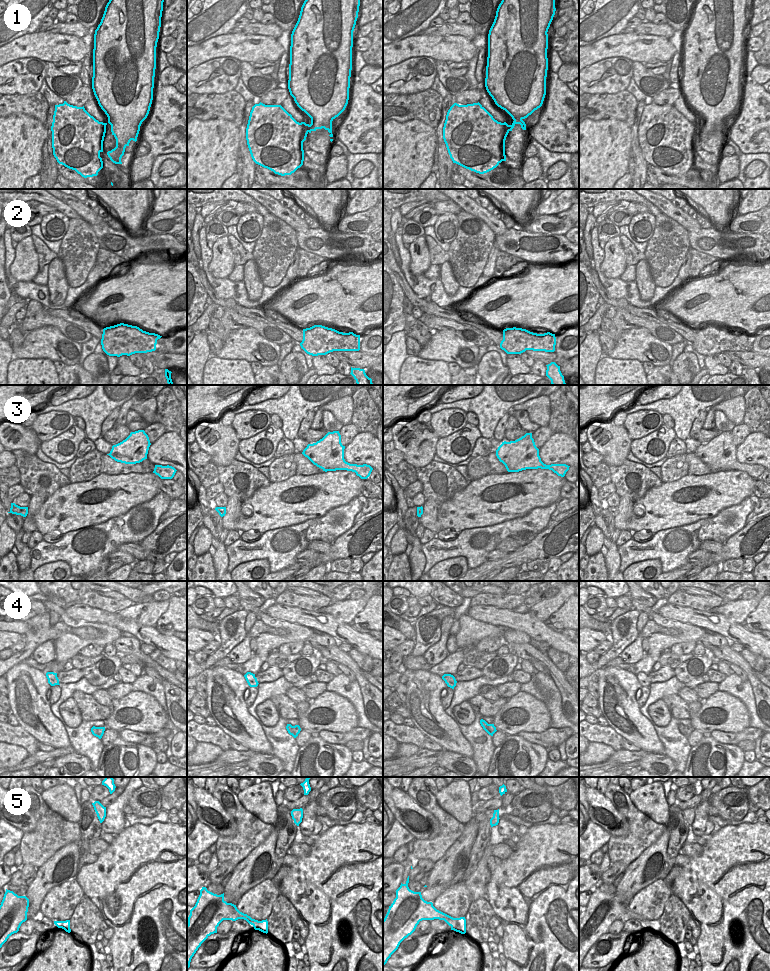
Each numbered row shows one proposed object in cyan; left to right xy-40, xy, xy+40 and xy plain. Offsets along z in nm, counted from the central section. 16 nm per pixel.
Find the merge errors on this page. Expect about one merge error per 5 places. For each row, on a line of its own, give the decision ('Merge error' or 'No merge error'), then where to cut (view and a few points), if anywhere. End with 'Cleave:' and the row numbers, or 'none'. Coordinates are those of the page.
1: No merge error. No split
2: No merge error. No split
3: No merge error. No split
4: Merge error. Split along xy+40 (489, 724), (485, 730)
5: Merge error. Split along xy+40 (490, 821), (497, 824)
Cleave: 4, 5.

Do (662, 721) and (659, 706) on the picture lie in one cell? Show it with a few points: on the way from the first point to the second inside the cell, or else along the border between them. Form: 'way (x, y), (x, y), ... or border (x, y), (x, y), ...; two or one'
way (662, 717), (663, 709); one

